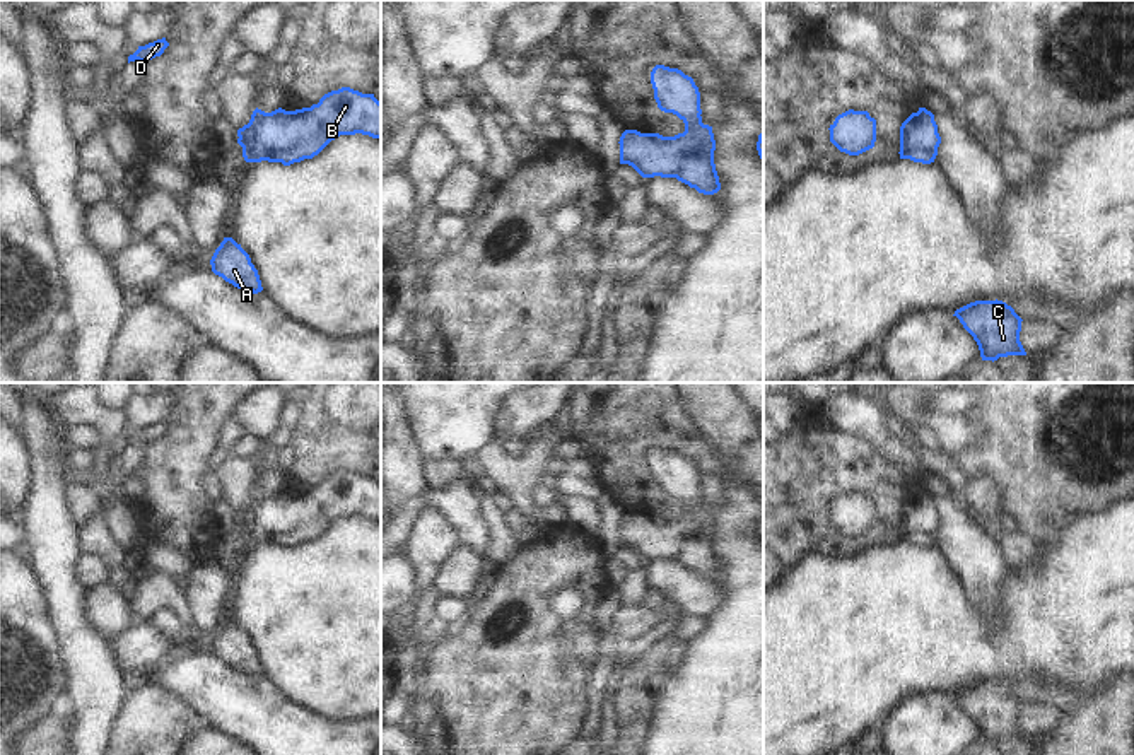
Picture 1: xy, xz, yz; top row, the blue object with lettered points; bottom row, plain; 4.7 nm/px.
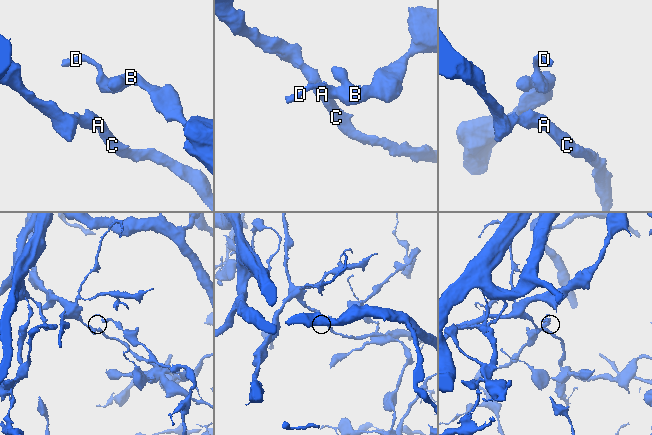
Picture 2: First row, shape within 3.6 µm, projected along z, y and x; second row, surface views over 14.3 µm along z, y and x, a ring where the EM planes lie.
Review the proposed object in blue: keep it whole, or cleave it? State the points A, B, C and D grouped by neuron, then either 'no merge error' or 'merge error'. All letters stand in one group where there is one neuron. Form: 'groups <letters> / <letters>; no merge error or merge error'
groups A B C D; no merge error

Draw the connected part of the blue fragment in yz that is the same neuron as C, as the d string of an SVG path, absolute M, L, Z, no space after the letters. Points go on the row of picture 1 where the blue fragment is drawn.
M975 301L955 311L979 345L982 360L1026 355L1021 342L1021 318L1002 301Z

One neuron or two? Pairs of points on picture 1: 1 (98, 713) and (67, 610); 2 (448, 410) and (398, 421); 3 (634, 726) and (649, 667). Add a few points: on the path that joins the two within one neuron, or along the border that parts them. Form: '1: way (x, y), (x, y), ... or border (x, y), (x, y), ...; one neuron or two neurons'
1: way (94, 687), (91, 661), (77, 636); one neuron
2: border (398, 400), (414, 444), (422, 456); two neurons
3: way (634, 711), (634, 696), (639, 682); one neuron

